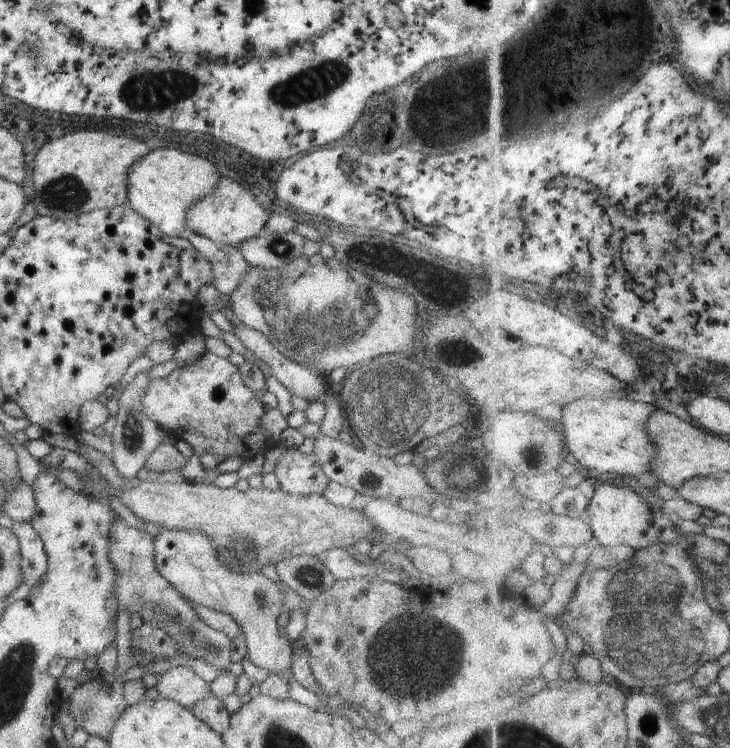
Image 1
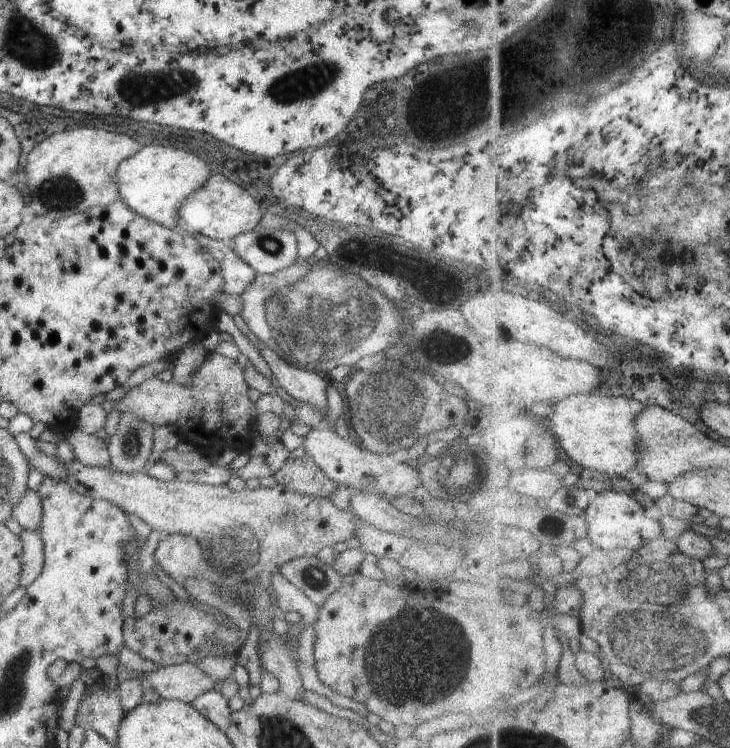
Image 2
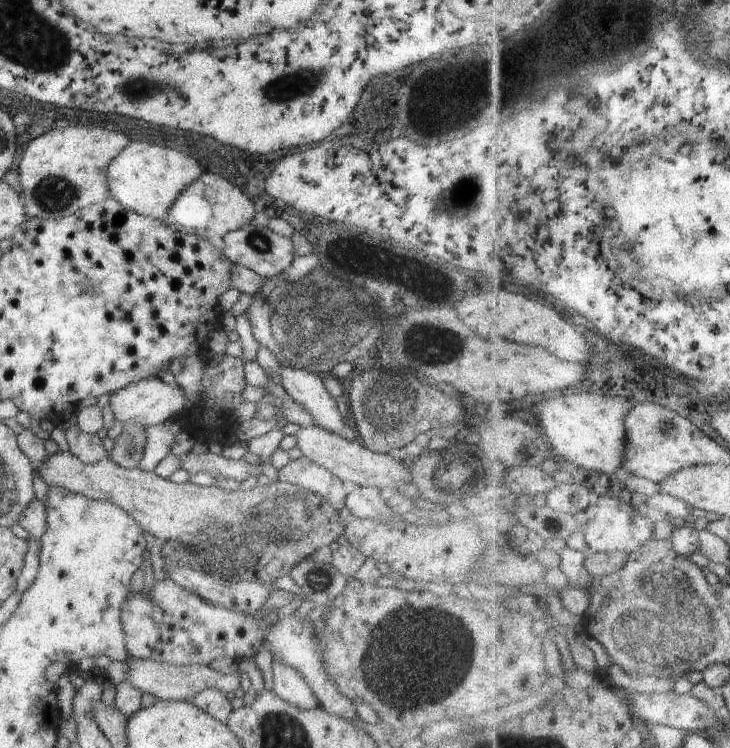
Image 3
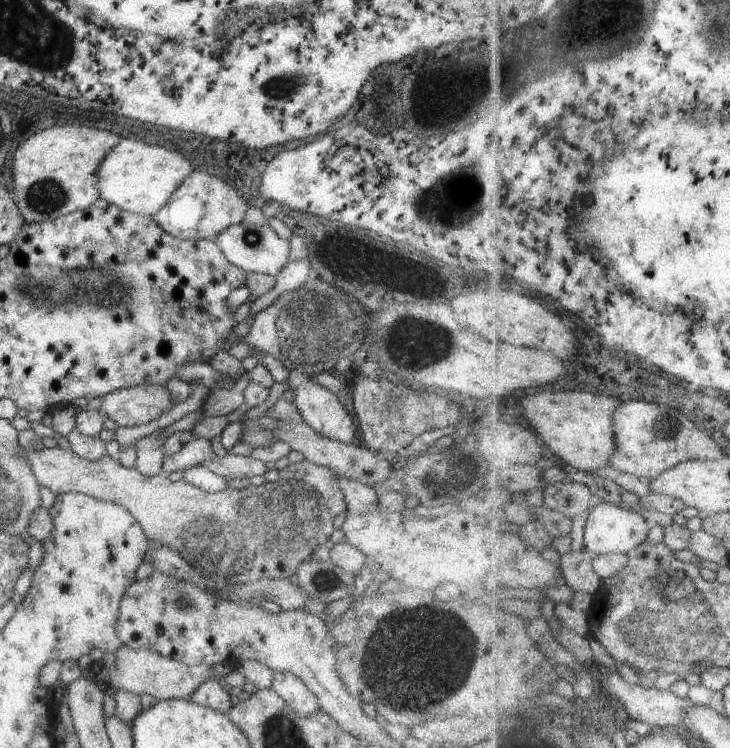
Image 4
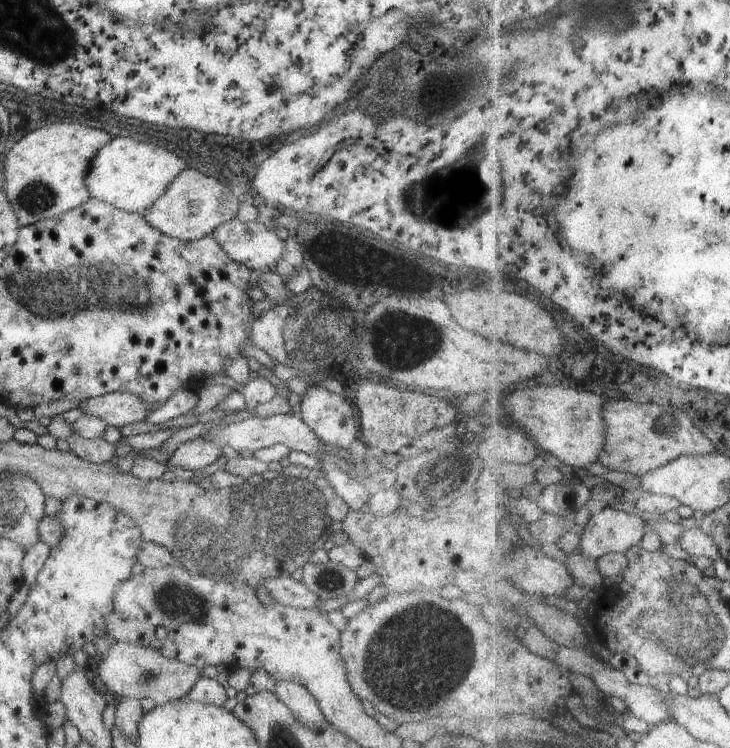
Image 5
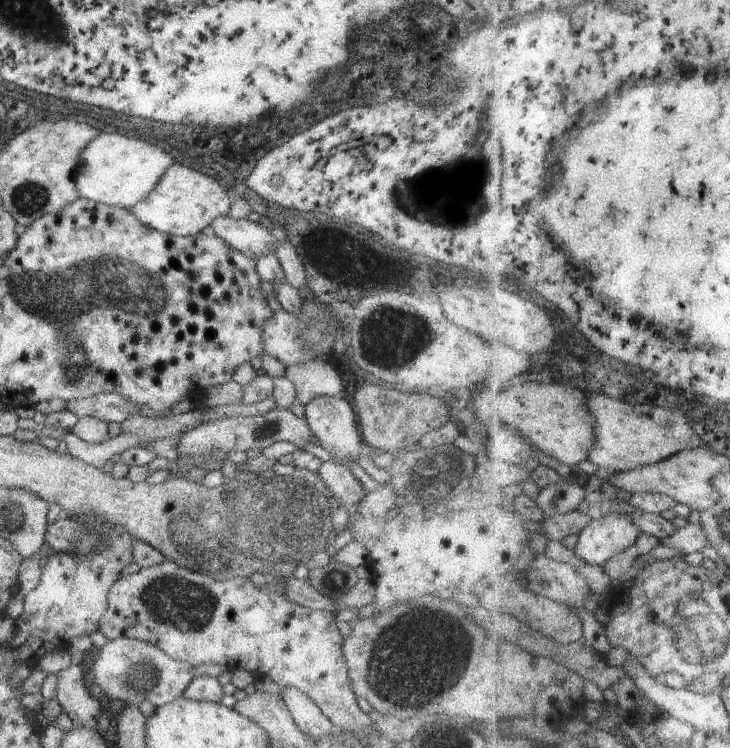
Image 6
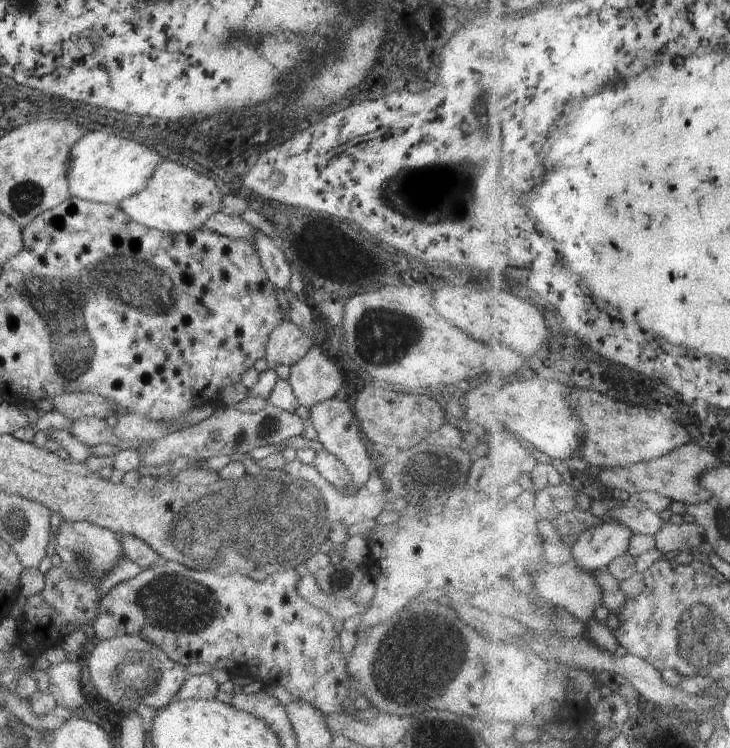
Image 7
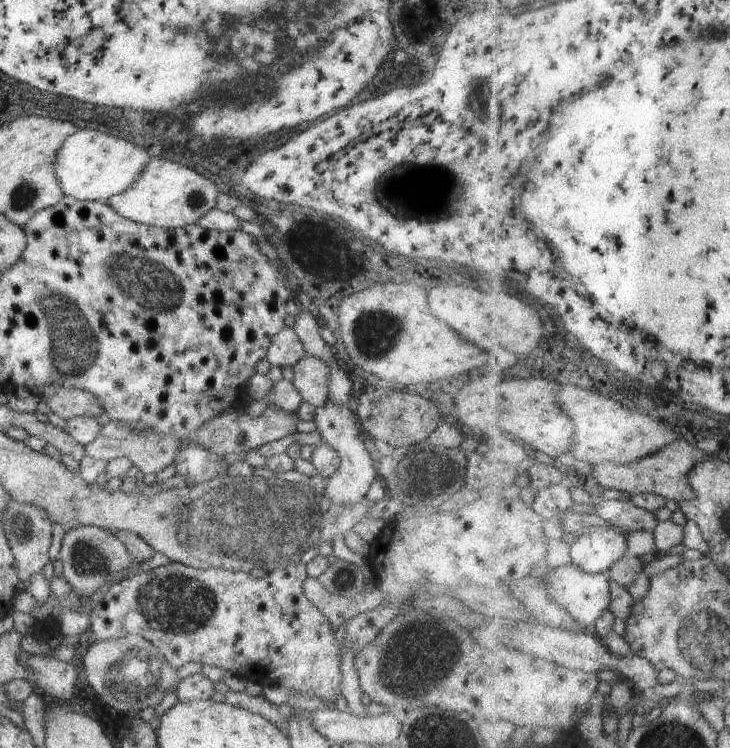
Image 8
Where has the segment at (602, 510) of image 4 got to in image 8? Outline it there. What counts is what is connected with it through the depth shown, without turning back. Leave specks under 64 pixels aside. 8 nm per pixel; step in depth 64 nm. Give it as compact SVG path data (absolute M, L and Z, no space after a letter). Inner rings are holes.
M601 525L594 532L587 532L579 536L579 539L573 544L572 564L592 574L606 573L612 566L615 567L628 552L629 544L627 536L622 534L616 527Z

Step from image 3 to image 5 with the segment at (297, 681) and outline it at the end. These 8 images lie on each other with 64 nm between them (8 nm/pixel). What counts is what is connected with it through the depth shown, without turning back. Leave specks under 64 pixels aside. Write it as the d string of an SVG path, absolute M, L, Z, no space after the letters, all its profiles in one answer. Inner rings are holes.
M284 680L277 682L274 694L292 711L292 714L310 728L326 728L329 720L322 714L316 698L304 686Z

